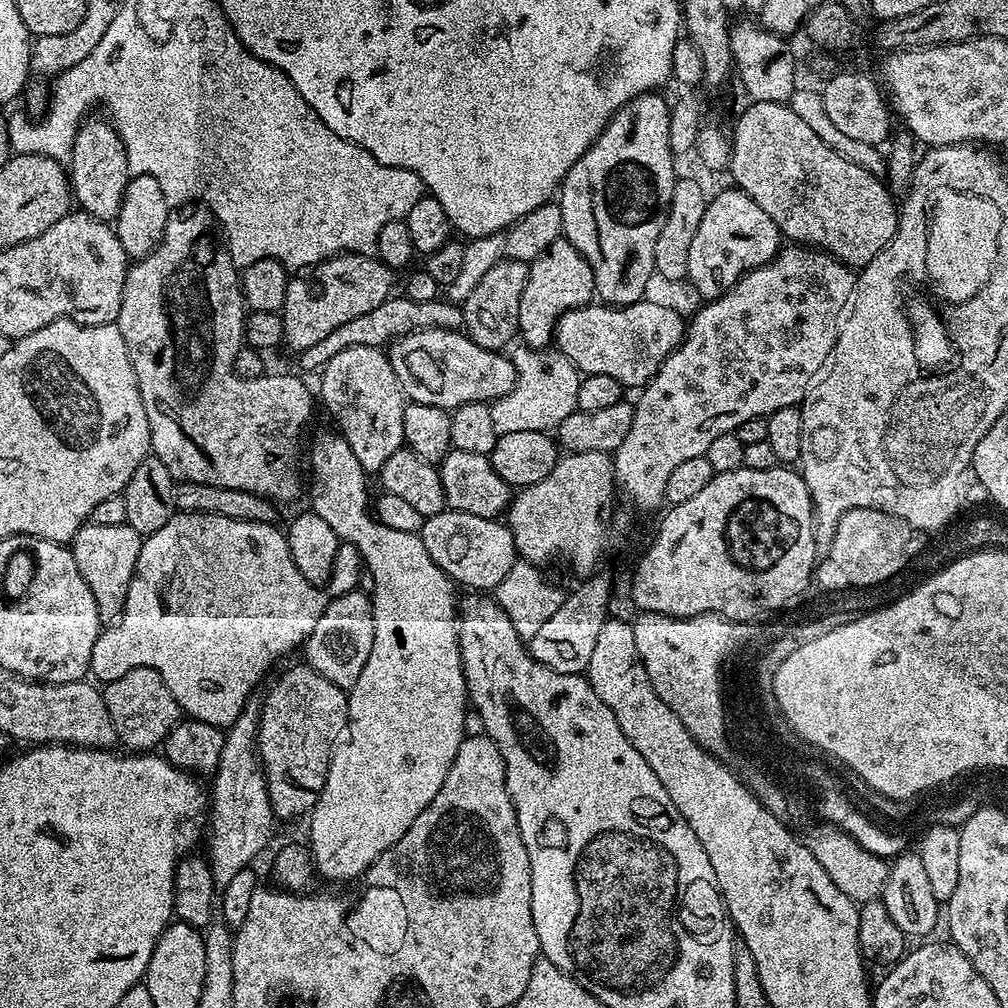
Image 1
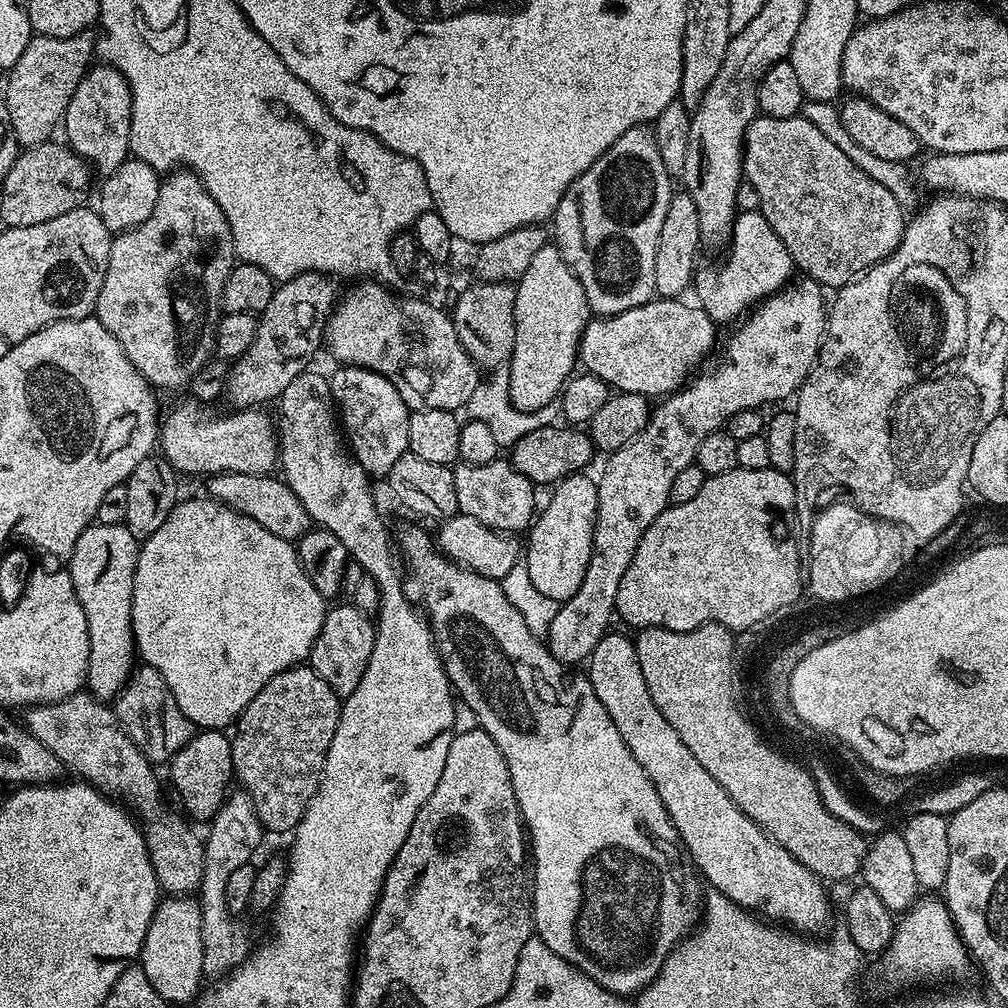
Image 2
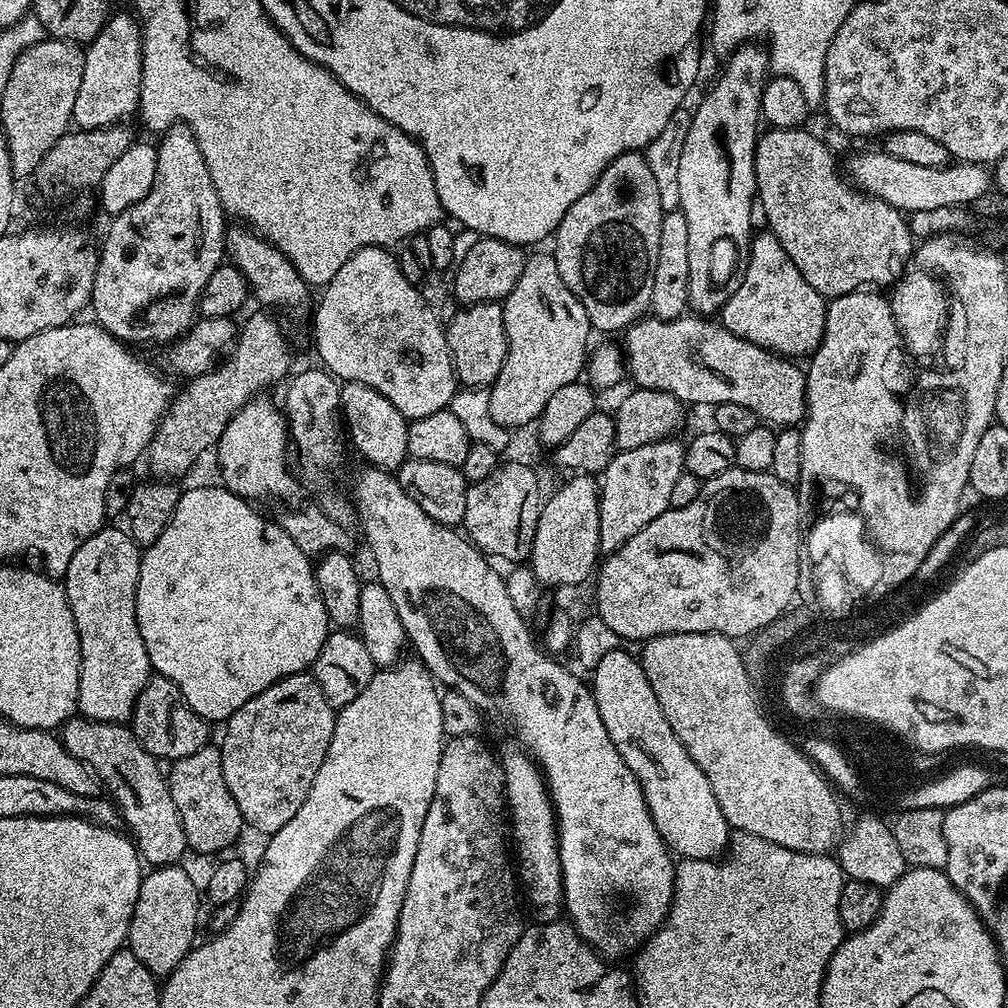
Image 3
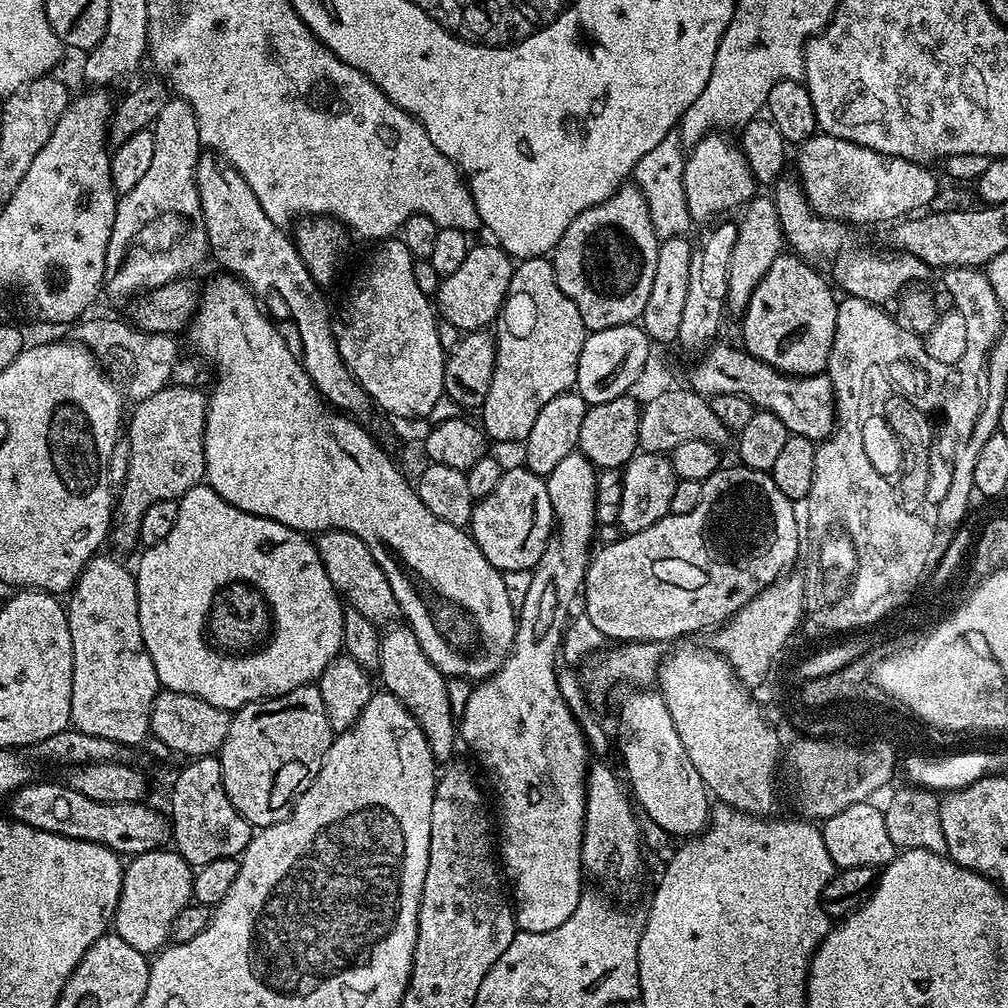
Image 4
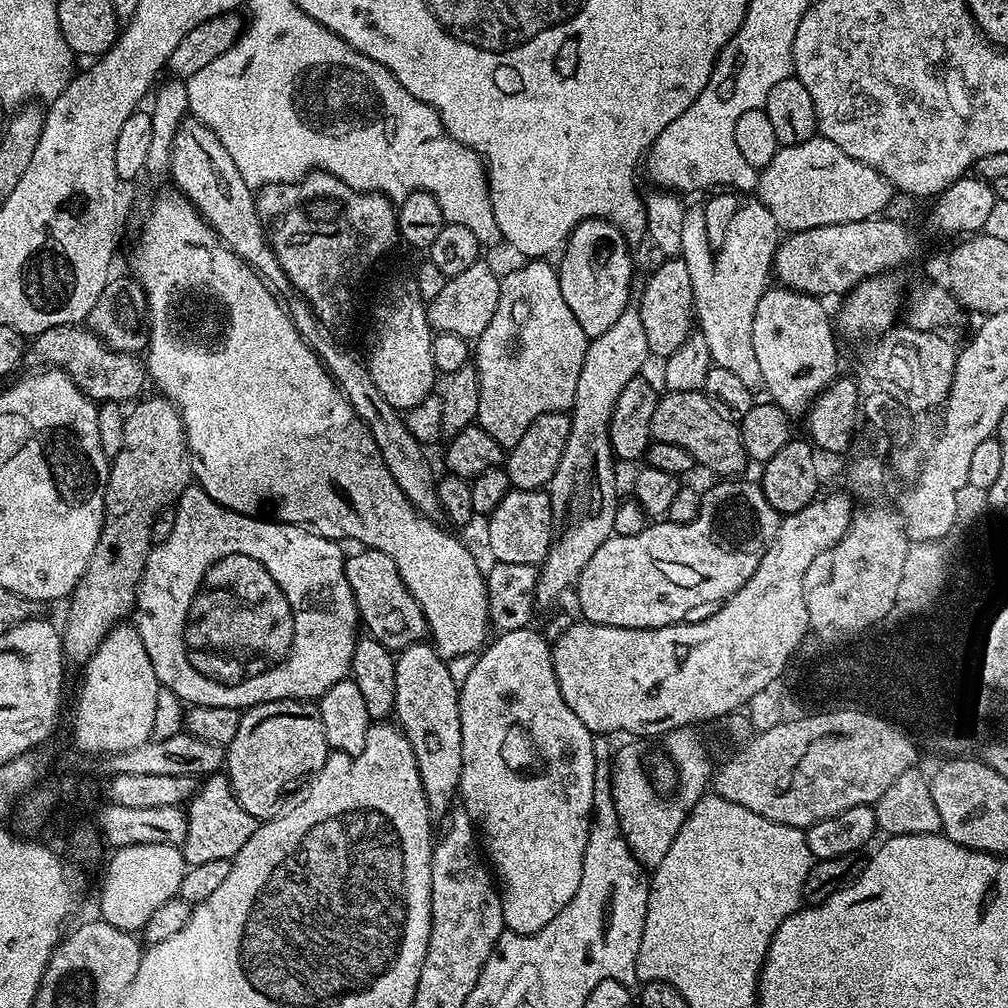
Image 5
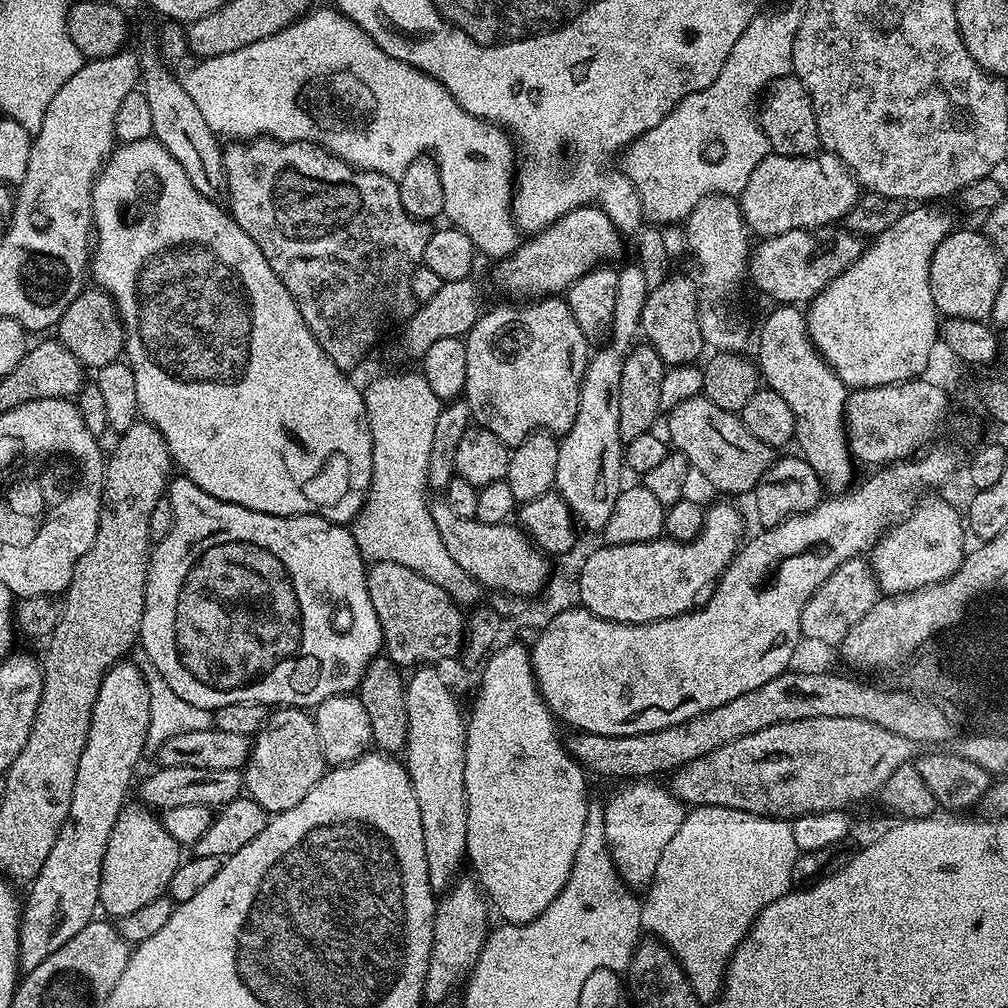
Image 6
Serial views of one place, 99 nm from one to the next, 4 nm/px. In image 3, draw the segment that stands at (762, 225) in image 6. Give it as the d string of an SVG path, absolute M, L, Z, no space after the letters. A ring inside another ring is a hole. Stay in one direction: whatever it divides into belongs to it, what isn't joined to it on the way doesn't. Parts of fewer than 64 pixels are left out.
M882 150L860 152L857 156L850 157L848 172L847 175L856 188L877 196L903 214L922 210L935 211L944 206L969 206L990 190L990 172L985 165L953 162L941 168L918 166L911 162L902 162L902 158L894 158Z

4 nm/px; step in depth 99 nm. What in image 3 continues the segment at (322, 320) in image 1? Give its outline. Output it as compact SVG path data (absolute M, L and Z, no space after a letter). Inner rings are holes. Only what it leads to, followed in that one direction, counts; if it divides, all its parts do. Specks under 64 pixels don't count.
M268 310L260 311L264 312L254 313L244 325L242 323L239 325L238 339L231 349L231 352L233 351L232 357L228 361L225 359L219 365L220 372L218 368L218 370L211 372L203 372L201 376L193 376L185 383L188 385L181 392L179 389L173 395L172 403L169 404L164 417L160 419L160 425L157 426L156 433L153 434L152 441L148 443L146 449L148 468L156 475L153 477L164 482L172 482L177 479L175 476L186 475L195 466L196 459L203 452L211 453L215 449L222 438L222 430L226 430L230 418L234 418L234 414L238 414L238 410L242 410L242 406L257 399L263 393L260 391L268 384L276 384L280 379L283 381L289 375L288 367L292 364L292 348L288 345L288 340L284 337L279 322L271 316L273 313Z

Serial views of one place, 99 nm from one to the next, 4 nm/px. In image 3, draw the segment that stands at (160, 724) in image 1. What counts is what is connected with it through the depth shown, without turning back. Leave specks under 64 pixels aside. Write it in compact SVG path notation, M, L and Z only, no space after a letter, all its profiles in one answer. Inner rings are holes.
M159 674L149 676L142 694L138 694L130 727L145 750L164 762L186 758L186 754L194 754L194 750L202 750L210 742L209 721L194 714L194 710L181 700L178 686L174 686L170 678Z

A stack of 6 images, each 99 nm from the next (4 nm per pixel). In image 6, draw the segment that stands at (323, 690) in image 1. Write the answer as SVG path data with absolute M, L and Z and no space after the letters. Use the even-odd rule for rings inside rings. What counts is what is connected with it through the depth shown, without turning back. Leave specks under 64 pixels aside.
M280 706L269 715L251 741L248 760L242 769L242 788L269 814L285 812L298 806L298 802L314 790L325 771L315 719L303 708Z

